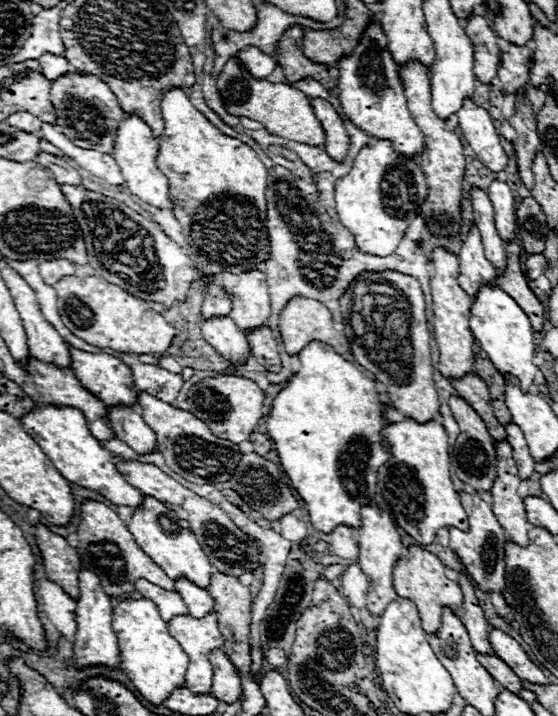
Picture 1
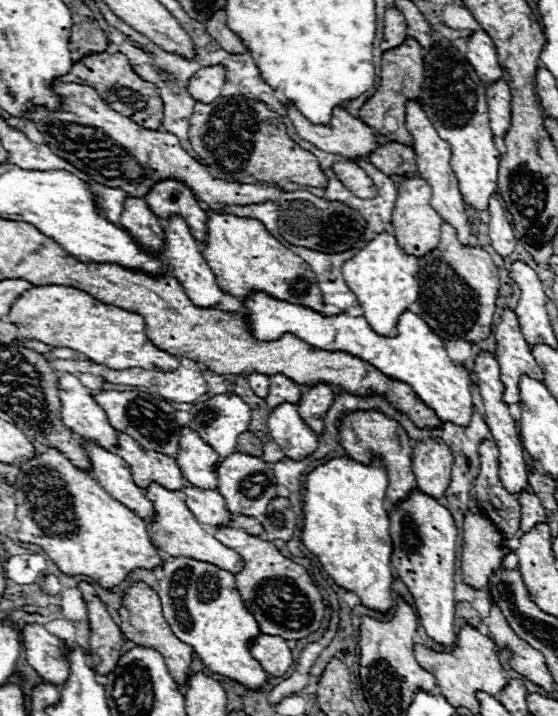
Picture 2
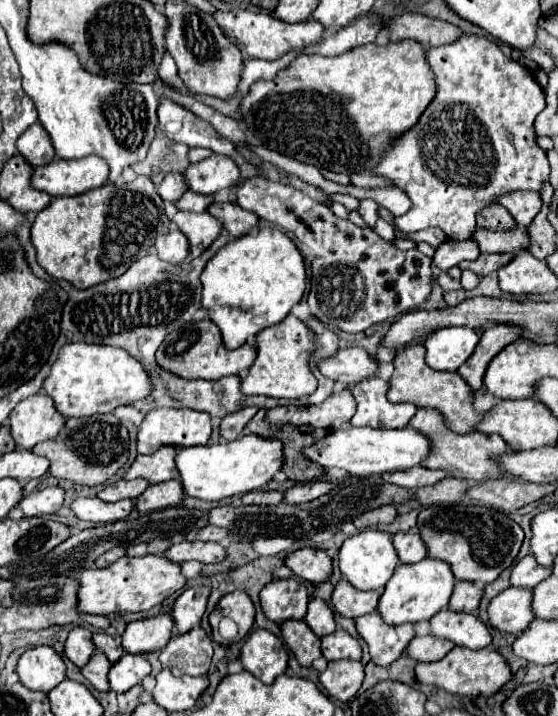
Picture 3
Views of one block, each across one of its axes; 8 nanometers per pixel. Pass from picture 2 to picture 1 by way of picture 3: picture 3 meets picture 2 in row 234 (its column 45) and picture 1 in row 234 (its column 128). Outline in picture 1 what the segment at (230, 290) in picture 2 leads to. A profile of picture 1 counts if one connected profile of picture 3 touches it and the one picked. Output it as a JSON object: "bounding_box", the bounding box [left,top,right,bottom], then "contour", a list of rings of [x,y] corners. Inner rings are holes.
{"bounding_box":[156,88,268,274],"contour":[[[170,88],[164,96],[162,96],[162,116],[164,116],[164,124],[166,124],[166,128],[164,128],[164,138],[160,138],[158,142],[160,142],[160,146],[158,146],[158,156],[156,156],[156,164],[158,164],[158,168],[162,168],[162,172],[164,172],[164,176],[168,178],[168,182],[170,182],[170,198],[172,198],[172,202],[174,202],[174,216],[176,216],[176,220],[180,222],[180,226],[182,226],[182,234],[186,236],[186,242],[190,242],[188,244],[188,248],[192,250],[192,252],[198,252],[198,256],[202,256],[202,258],[206,258],[206,260],[210,260],[212,264],[216,264],[216,266],[220,266],[224,272],[232,272],[232,274],[238,274],[238,272],[246,272],[246,268],[250,268],[250,266],[256,266],[256,264],[260,264],[260,262],[264,262],[266,258],[268,258],[268,232],[266,232],[266,168],[264,168],[264,164],[258,160],[258,156],[256,156],[256,152],[248,146],[248,144],[244,144],[244,142],[240,142],[240,140],[236,140],[236,138],[230,138],[230,136],[226,136],[226,134],[222,134],[200,110],[196,110],[194,108],[194,104],[190,102],[190,98],[186,96],[186,92],[182,90],[182,88]]]}

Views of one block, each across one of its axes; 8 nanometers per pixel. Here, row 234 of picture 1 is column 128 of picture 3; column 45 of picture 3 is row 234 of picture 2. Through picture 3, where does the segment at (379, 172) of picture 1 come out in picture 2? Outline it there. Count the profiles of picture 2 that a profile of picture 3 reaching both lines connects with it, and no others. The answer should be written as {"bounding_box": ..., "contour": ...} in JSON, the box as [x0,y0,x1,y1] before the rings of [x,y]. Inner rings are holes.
{"bounding_box":[342,232,418,336],"contour":[[[384,232],[364,246],[352,260],[348,260],[342,266],[342,272],[348,288],[358,296],[358,304],[362,306],[374,332],[394,336],[398,316],[418,298],[418,260],[414,256],[406,256],[396,238],[390,232]]]}

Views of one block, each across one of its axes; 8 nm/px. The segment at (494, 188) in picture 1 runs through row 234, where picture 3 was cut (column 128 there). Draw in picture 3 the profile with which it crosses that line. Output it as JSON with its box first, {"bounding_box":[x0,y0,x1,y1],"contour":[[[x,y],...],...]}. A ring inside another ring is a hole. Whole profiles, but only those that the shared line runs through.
{"bounding_box":[70,498,134,524],"contour":[[[76,498],[70,504],[70,510],[76,514],[76,518],[94,522],[94,524],[108,524],[108,522],[118,522],[130,516],[134,510],[132,500],[120,500],[116,504],[102,502],[100,498]]]}

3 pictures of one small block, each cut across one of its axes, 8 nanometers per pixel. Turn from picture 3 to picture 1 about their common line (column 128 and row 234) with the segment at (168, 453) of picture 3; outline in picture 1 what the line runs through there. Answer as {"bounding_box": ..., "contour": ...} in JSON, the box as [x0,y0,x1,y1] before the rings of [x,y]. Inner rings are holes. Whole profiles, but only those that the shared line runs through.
{"bounding_box":[458,224,494,298],"contour":[[[472,224],[470,234],[462,240],[460,248],[460,264],[458,264],[458,282],[462,288],[466,288],[468,296],[474,298],[474,292],[478,292],[478,284],[482,280],[490,280],[494,284],[494,266],[492,262],[484,256],[480,232],[476,224]]]}

